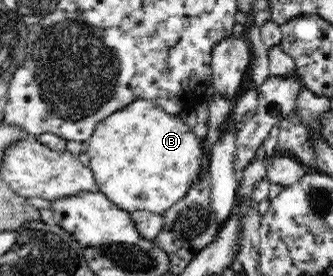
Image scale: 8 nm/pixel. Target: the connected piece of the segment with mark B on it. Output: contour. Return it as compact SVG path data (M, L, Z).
M142 99L133 100L127 107L103 118L93 130L84 152L90 157L89 167L96 179L96 190L103 192L120 209L132 213L136 210L154 212L163 216L168 208L180 202L190 185L200 176L202 166L202 140L198 139L179 116L170 115L160 105Z

